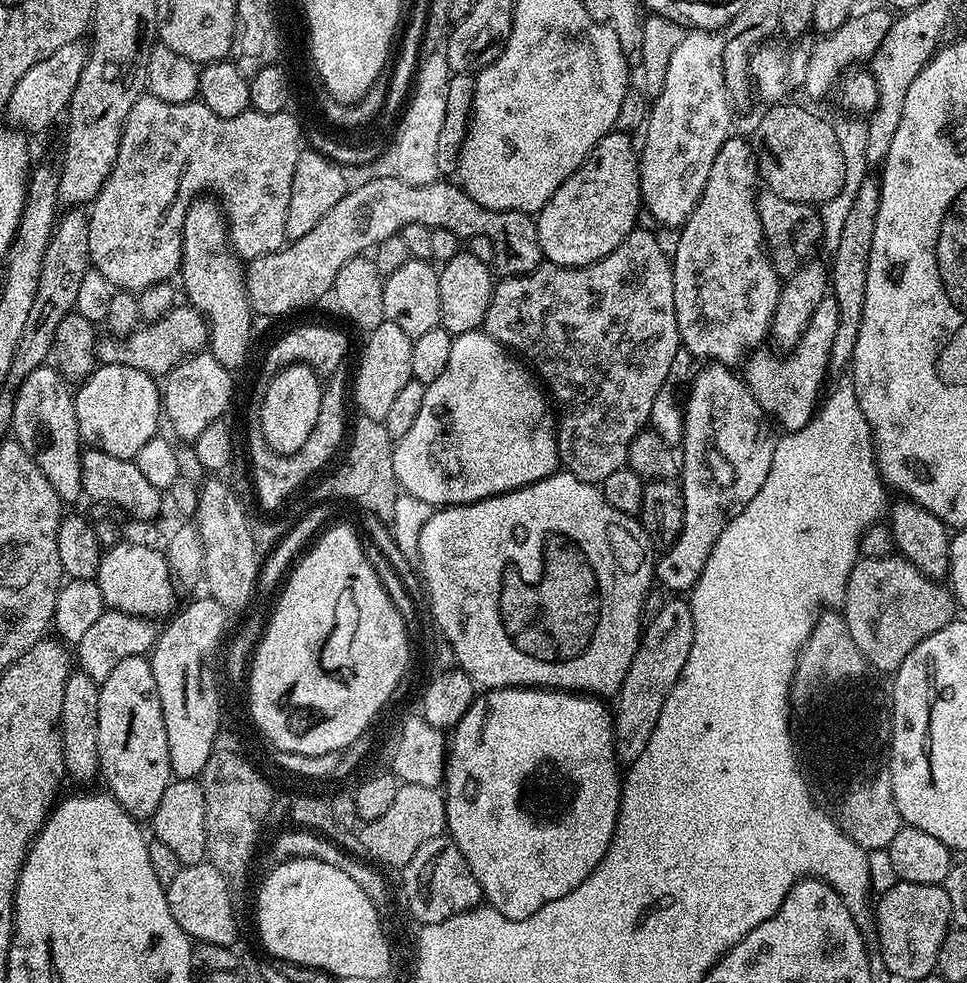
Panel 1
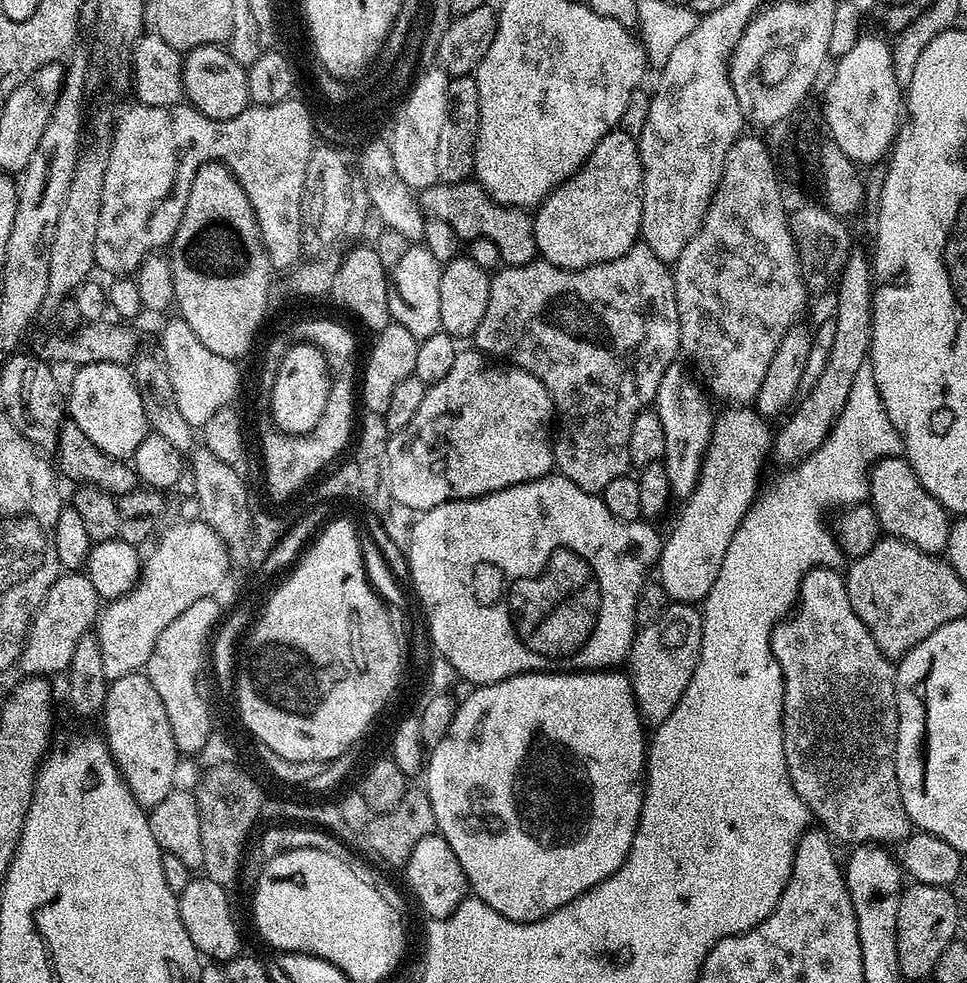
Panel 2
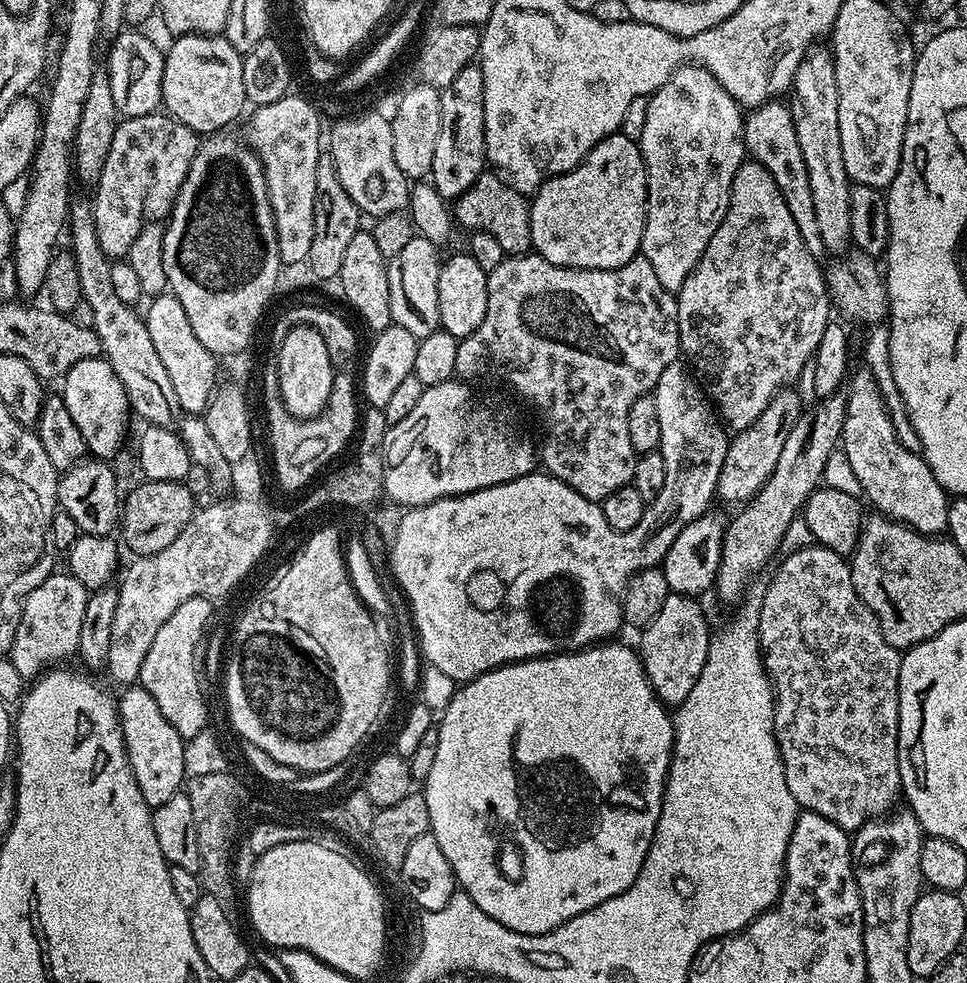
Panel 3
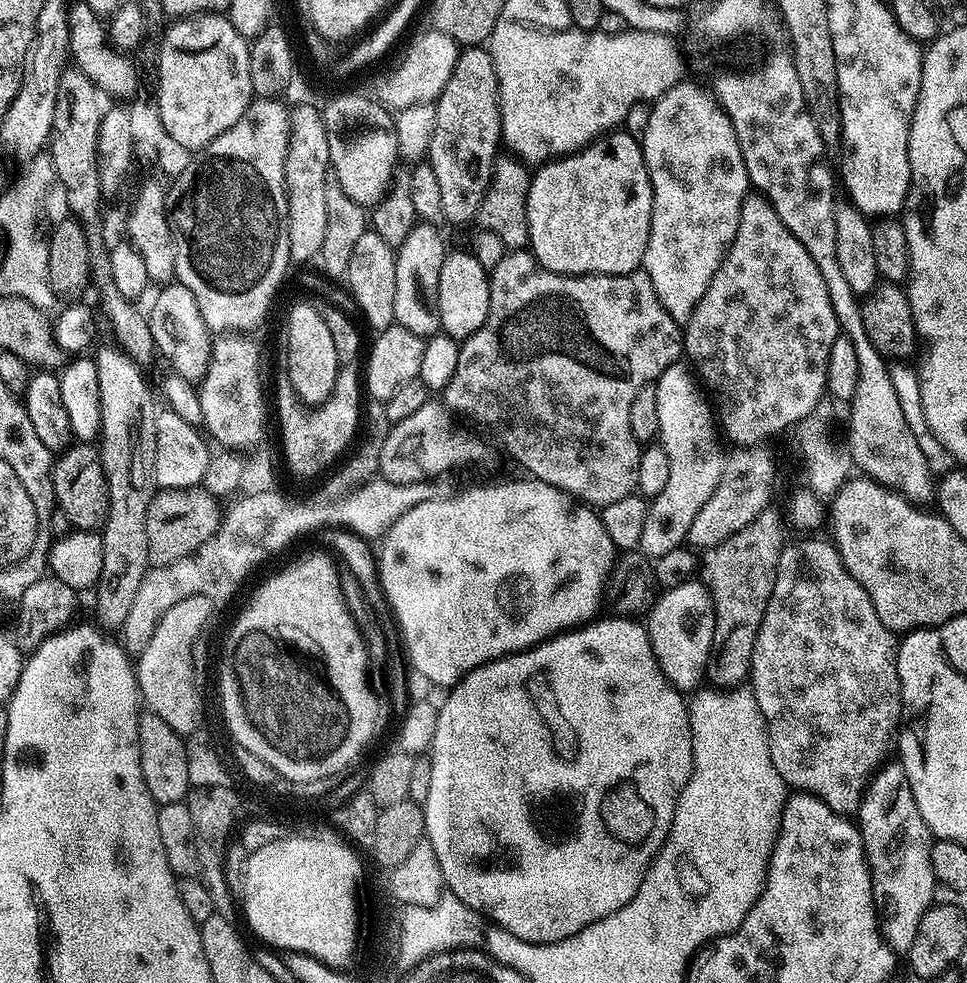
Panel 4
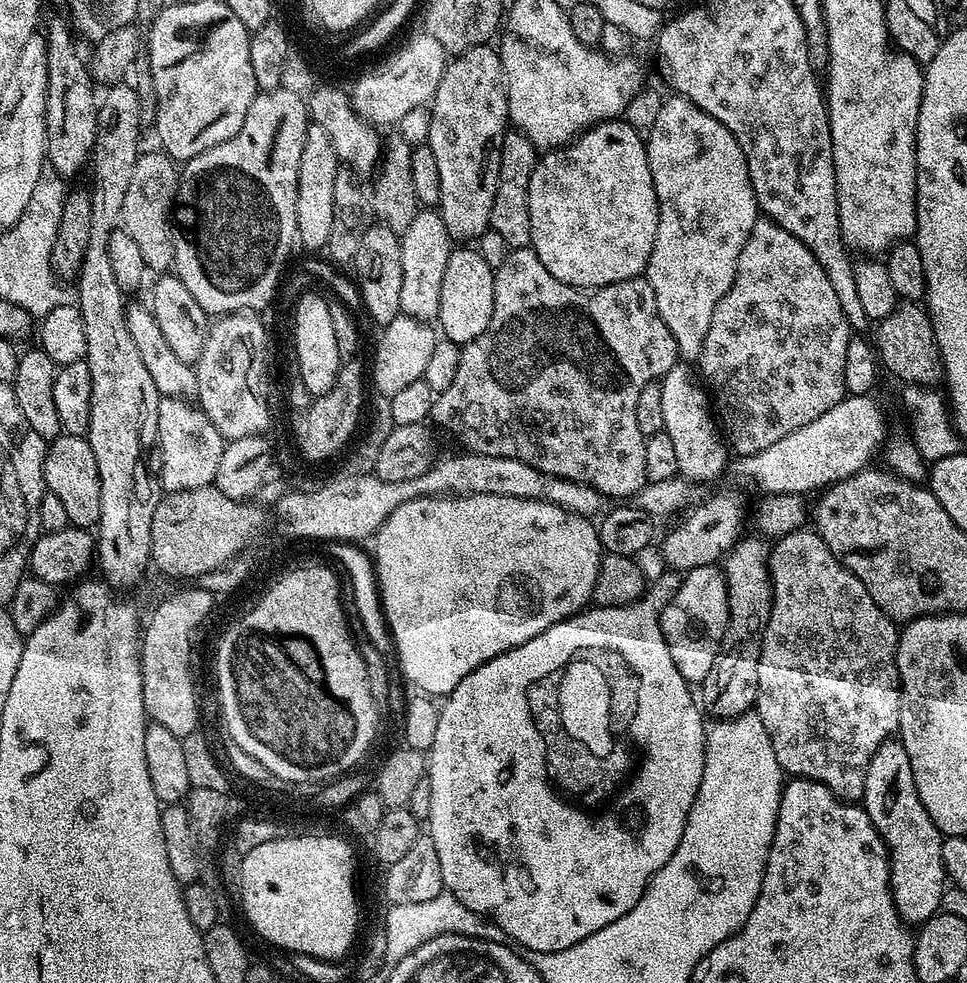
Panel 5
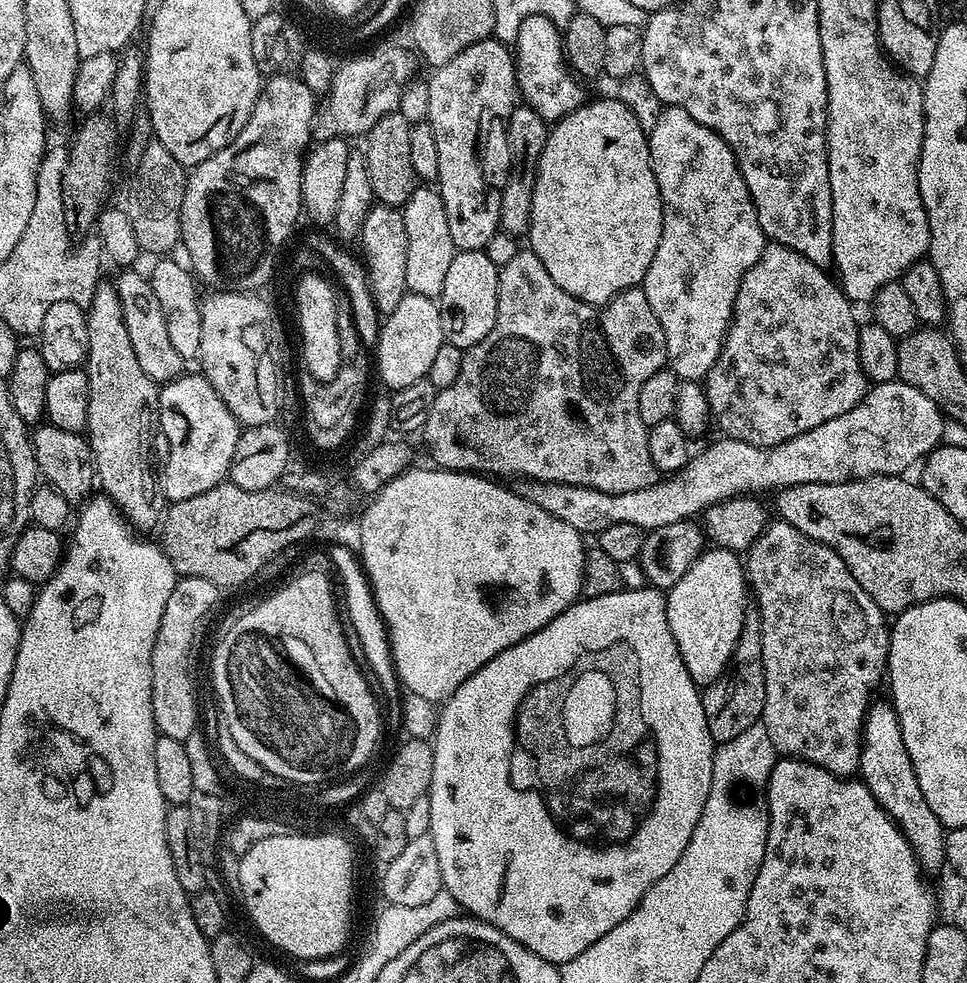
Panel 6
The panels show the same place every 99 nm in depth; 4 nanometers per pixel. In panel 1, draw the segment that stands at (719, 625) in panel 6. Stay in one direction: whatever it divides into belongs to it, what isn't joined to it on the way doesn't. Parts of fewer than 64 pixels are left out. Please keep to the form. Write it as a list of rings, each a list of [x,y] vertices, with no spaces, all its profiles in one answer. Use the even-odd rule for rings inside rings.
[[[669,599],[662,610],[658,610],[658,614],[647,621],[634,654],[634,662],[614,700],[616,755],[622,758],[623,763],[625,760],[625,765],[631,766],[640,757],[642,750],[646,750],[646,742],[650,742],[650,734],[654,734],[654,726],[658,726],[658,718],[668,693],[680,681],[692,646],[694,618],[691,603],[687,599]]]

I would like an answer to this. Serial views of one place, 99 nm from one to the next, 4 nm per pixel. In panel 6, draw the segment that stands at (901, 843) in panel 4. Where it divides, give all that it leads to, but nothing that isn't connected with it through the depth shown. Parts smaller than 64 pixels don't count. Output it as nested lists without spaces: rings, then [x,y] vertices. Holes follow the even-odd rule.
[[[877,699],[869,707],[864,718],[862,747],[860,749],[859,779],[874,794],[874,798],[886,810],[890,819],[896,821],[900,833],[910,842],[916,860],[925,873],[936,872],[945,867],[944,834],[945,827],[926,806],[922,798],[922,786],[918,786],[918,778],[914,774],[914,766],[910,762],[910,754],[906,754],[906,742],[902,738],[900,719],[896,709],[887,699]]]

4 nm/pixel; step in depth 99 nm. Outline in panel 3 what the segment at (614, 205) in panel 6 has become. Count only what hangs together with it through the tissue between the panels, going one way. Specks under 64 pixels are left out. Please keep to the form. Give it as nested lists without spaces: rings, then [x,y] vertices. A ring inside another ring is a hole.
[[[623,134],[607,136],[602,142],[598,142],[598,146],[594,146],[590,150],[590,154],[586,154],[586,158],[577,168],[561,176],[550,178],[543,184],[531,197],[530,207],[532,210],[530,214],[532,248],[542,258],[546,258],[546,262],[557,264],[563,268],[597,268],[598,270],[610,270],[618,266],[626,266],[626,262],[633,260],[640,252],[640,243],[642,242],[642,234],[644,233],[644,222],[648,218],[648,171],[640,153],[639,143]]]

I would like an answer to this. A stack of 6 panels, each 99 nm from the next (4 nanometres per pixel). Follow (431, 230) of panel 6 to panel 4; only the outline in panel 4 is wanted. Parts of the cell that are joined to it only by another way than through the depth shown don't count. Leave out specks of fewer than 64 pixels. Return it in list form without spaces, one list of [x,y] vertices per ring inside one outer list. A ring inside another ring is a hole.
[[[417,222],[410,230],[406,242],[395,249],[394,314],[396,323],[422,337],[435,336],[441,331],[438,314],[438,277],[442,275],[442,262],[446,255],[441,229],[435,224]]]

